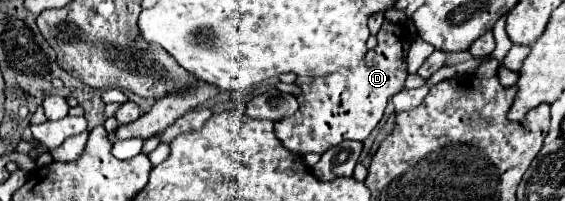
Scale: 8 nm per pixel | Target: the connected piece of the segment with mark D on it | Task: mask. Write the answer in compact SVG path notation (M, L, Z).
M384 20L378 32L378 46L368 50L356 70L338 70L338 74L328 74L322 78L296 78L302 88L298 96L300 108L294 116L284 118L276 124L278 140L296 154L324 154L328 148L340 144L342 140L366 140L370 132L378 126L388 98L404 88L406 72L406 52L410 46L410 36L404 26Z

